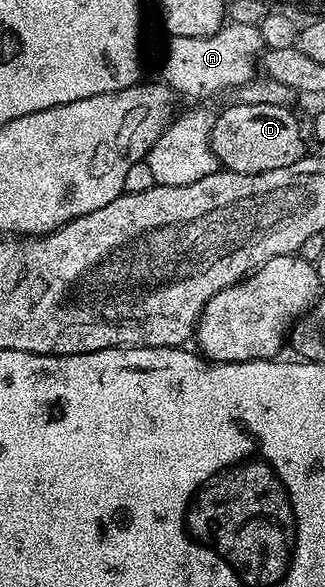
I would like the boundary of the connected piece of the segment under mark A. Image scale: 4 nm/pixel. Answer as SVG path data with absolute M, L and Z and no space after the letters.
M229 21L214 36L169 37L168 51L160 66L159 77L173 94L188 98L208 98L219 90L231 91L251 82L258 74L258 63L265 49L259 25Z

